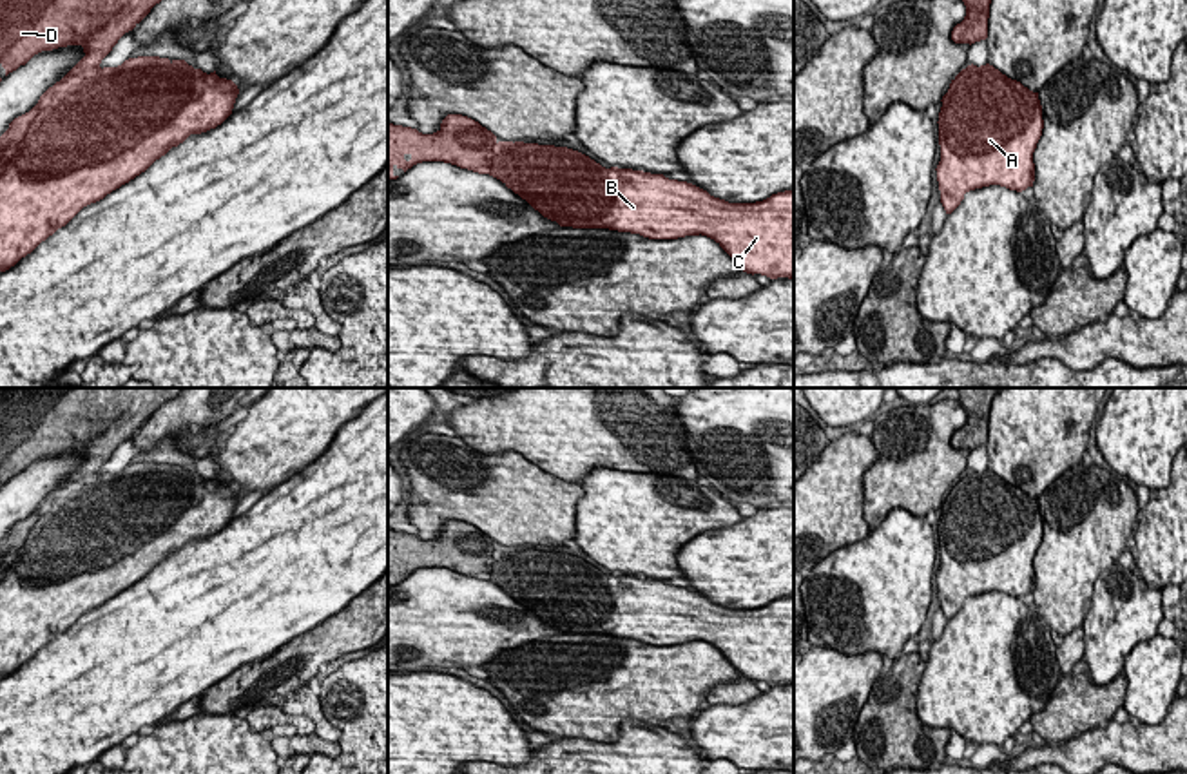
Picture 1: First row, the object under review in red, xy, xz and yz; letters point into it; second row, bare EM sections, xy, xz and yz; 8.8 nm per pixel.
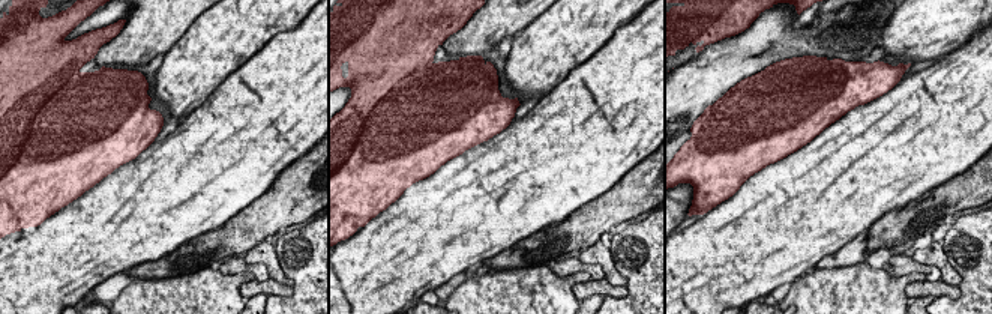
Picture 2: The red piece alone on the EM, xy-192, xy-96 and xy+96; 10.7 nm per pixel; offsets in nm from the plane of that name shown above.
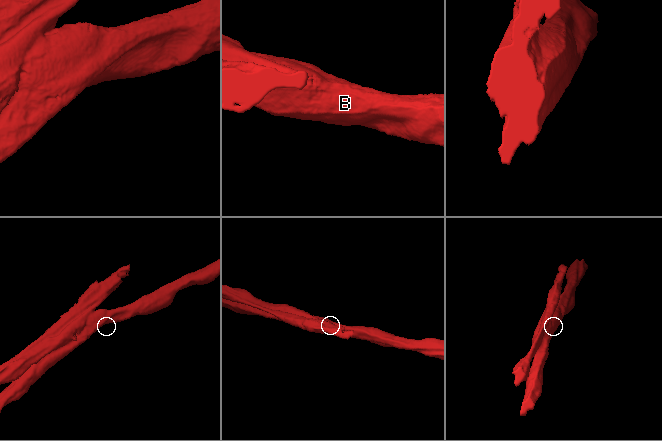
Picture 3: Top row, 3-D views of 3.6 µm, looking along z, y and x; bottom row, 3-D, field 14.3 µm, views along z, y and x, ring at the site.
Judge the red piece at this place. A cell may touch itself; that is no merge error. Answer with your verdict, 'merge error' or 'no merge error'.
merge error

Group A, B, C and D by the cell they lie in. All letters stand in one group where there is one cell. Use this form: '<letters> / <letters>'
A B C / D

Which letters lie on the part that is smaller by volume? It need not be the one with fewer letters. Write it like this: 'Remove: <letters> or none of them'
Remove: D

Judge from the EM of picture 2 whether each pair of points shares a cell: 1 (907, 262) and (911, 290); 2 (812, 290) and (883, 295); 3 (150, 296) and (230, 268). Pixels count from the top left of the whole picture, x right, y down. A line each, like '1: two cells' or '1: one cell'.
1: two cells
2: one cell
3: two cells

